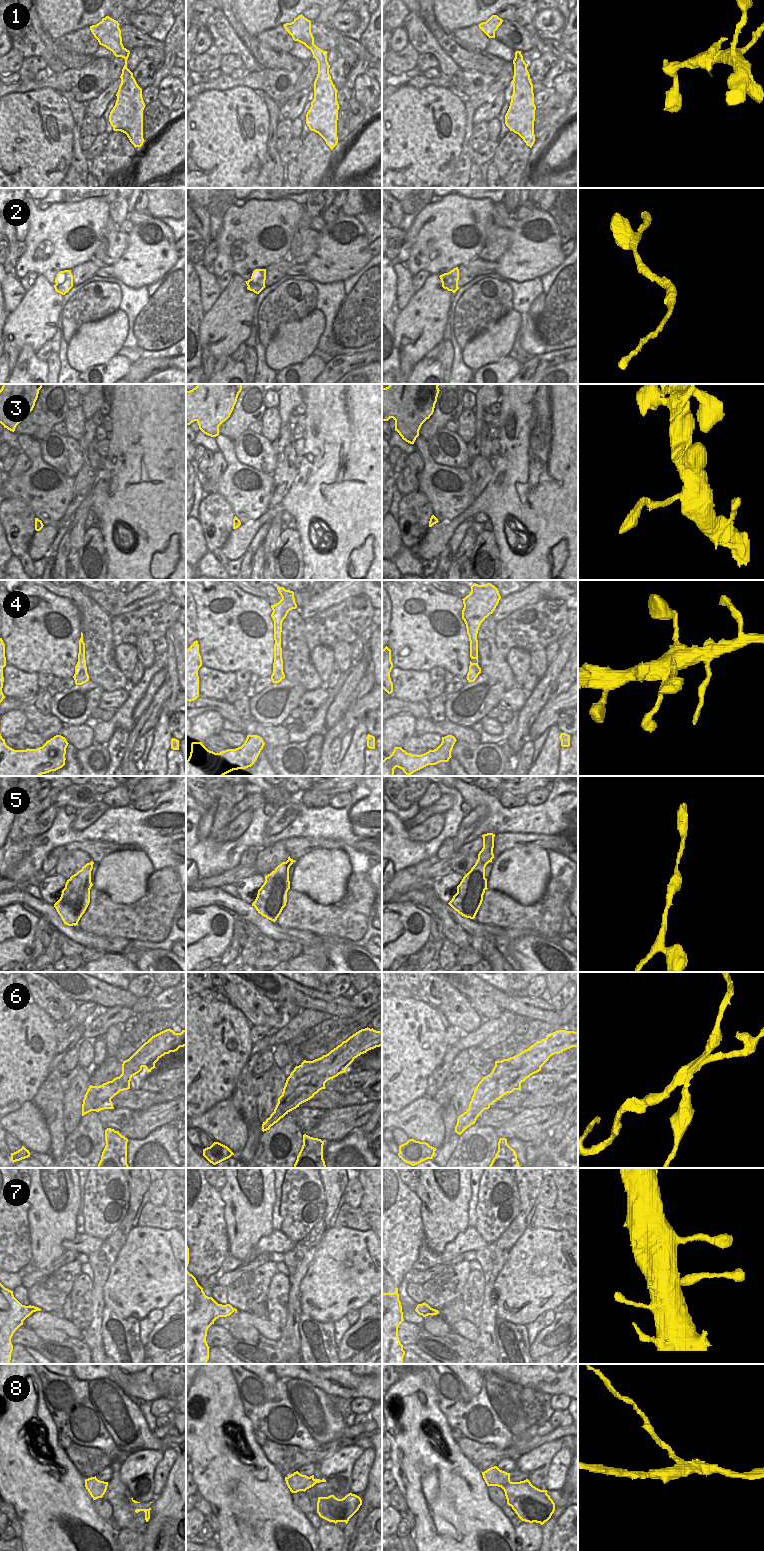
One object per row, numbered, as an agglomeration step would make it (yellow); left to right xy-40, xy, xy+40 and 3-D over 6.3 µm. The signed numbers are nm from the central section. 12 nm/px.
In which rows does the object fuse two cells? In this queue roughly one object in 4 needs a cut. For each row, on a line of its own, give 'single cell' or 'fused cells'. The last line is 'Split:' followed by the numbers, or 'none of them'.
1: single cell
2: single cell
3: single cell
4: single cell
5: single cell
6: fused cells
7: single cell
8: single cell
Split: 6

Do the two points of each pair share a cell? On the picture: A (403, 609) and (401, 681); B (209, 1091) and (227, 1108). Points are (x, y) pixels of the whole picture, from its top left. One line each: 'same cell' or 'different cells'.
A: different cells
B: different cells

